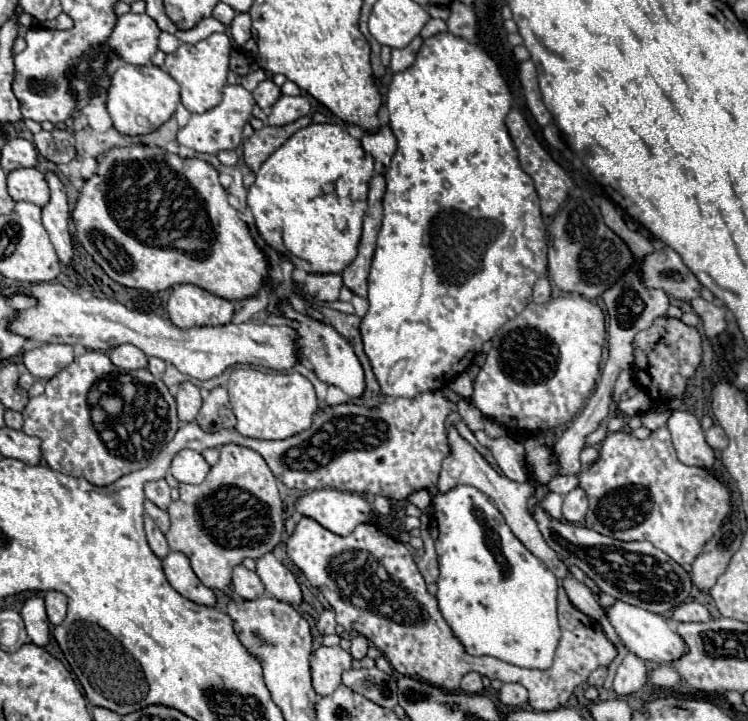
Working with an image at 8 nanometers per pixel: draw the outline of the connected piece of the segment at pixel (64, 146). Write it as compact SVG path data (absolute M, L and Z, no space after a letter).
M55 128L51 132L41 130L33 136L33 144L41 156L53 164L67 164L75 158L75 136L67 128Z

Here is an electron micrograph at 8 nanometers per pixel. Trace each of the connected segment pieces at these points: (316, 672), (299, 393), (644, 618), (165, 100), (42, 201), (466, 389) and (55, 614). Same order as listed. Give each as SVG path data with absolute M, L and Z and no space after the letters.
M321 646L319 650L315 650L315 654L311 656L311 676L315 692L321 696L335 692L335 688L341 686L341 674L345 670L351 670L351 662L353 656L341 646Z
M235 368L227 382L233 414L237 416L235 430L247 438L285 440L311 426L317 410L313 384L299 372L261 372L253 368Z
M617 602L611 610L607 610L607 616L617 630L619 638L623 640L625 648L637 654L645 662L663 664L663 662L675 662L683 652L687 652L687 644L683 644L683 638L675 632L675 628L659 614L653 614L649 610L643 610L639 606L631 606L625 602Z
M119 64L109 72L107 112L121 134L149 134L175 112L179 104L179 84L159 66Z
M17 168L7 174L7 190L13 200L33 202L45 206L49 200L49 188L43 174L37 168Z
M467 372L459 374L459 376L457 376L457 378L449 384L449 388L451 388L455 394L459 394L461 398L469 400L469 398L471 398L471 392L473 392L473 382L471 382L471 376L469 376Z
M55 590L45 592L45 608L47 608L47 616L51 620L53 626L61 624L65 614L67 614L67 596Z

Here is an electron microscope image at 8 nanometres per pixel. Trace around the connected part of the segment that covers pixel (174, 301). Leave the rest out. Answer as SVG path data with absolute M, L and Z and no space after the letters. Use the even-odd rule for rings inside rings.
M179 284L169 296L167 312L171 322L179 328L219 326L231 322L233 302L195 284Z

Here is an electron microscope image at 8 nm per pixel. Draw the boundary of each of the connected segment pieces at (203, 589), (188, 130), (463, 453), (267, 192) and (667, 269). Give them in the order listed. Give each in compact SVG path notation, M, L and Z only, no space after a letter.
M169 552L161 562L163 562L163 570L165 570L169 584L181 596L185 596L197 604L215 606L215 598L217 598L215 592L199 582L199 578L195 576L195 572L189 566L187 556L183 556L183 552Z
M227 84L223 88L221 104L207 110L205 114L191 114L187 126L177 132L177 142L181 146L187 146L187 148L191 148L195 152L203 152L203 154L217 154L219 150L235 150L241 144L241 130L243 130L243 124L251 116L253 104L255 104L255 100L253 100L251 92L247 92L241 84L235 84L235 86Z
M455 426L449 428L449 444L451 444L451 454L443 460L443 470L439 474L439 492L447 492L449 488L457 486L457 484L469 484L469 486L475 486L479 488L483 494L487 494L495 506L499 508L499 512L503 514L507 526L511 528L511 532L521 540L521 544L533 554L537 556L553 574L557 580L565 580L567 576L571 576L565 560L553 550L547 546L547 542L543 540L539 528L537 528L537 522L531 518L529 510L527 510L527 500L535 494L535 486L529 484L529 482L513 482L509 480L507 476L503 474L497 474L489 464L487 460L457 432Z
M311 123L297 130L263 162L257 172L257 180L249 188L247 204L255 216L259 234L269 246L307 262L309 274L339 274L357 256L363 216L367 210L367 184L371 178L373 156L363 152L361 142L351 138L344 125Z
M671 248L655 250L649 254L643 264L643 280L649 288L663 288L669 296L679 300L693 300L701 296L701 282L697 276L683 264L679 254Z

